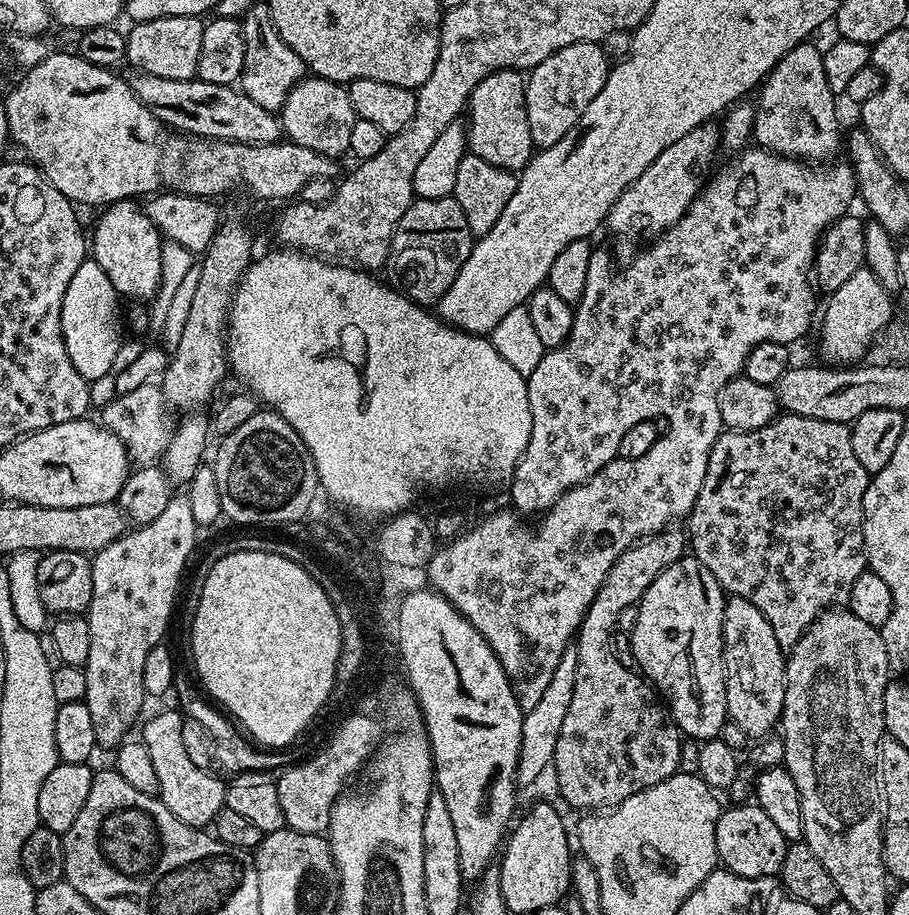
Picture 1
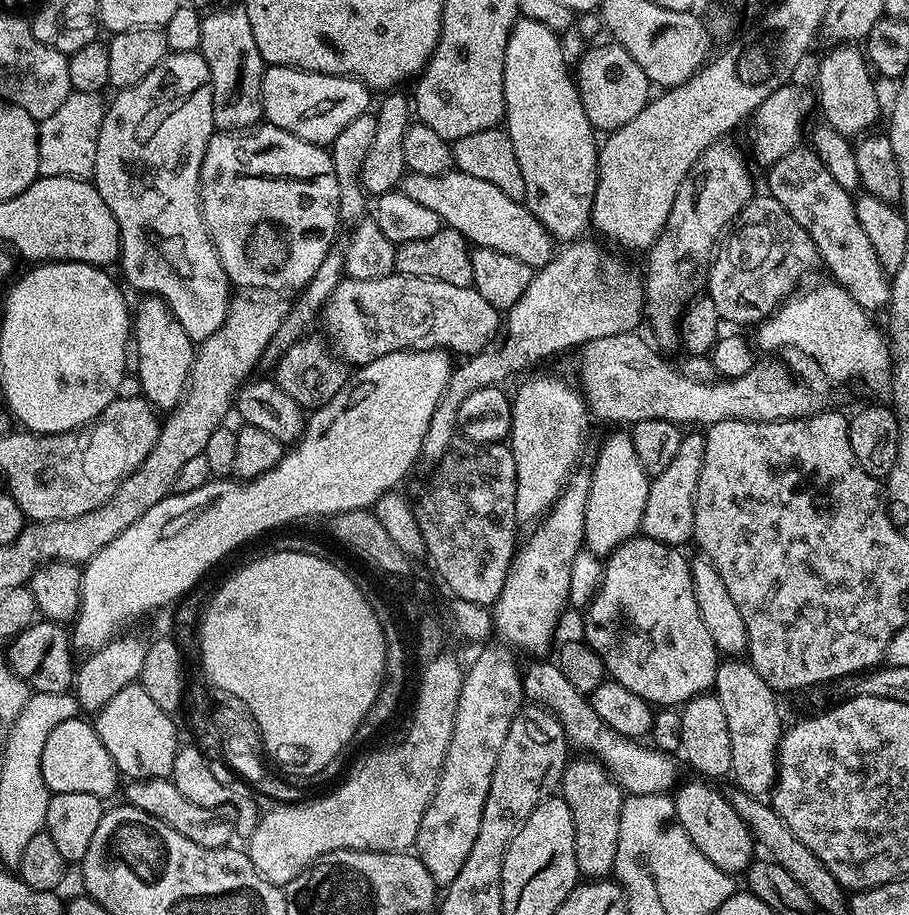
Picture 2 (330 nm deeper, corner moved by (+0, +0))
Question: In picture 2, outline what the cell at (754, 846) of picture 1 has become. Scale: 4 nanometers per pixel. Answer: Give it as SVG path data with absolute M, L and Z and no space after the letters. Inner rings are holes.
M685 779L674 792L674 810L682 830L686 830L690 842L694 842L694 846L698 846L698 850L718 866L718 870L729 874L743 873L754 859L752 831L746 822L742 822L738 810L734 810L723 791L720 793L718 789L711 788L707 779L692 779L696 780Z

